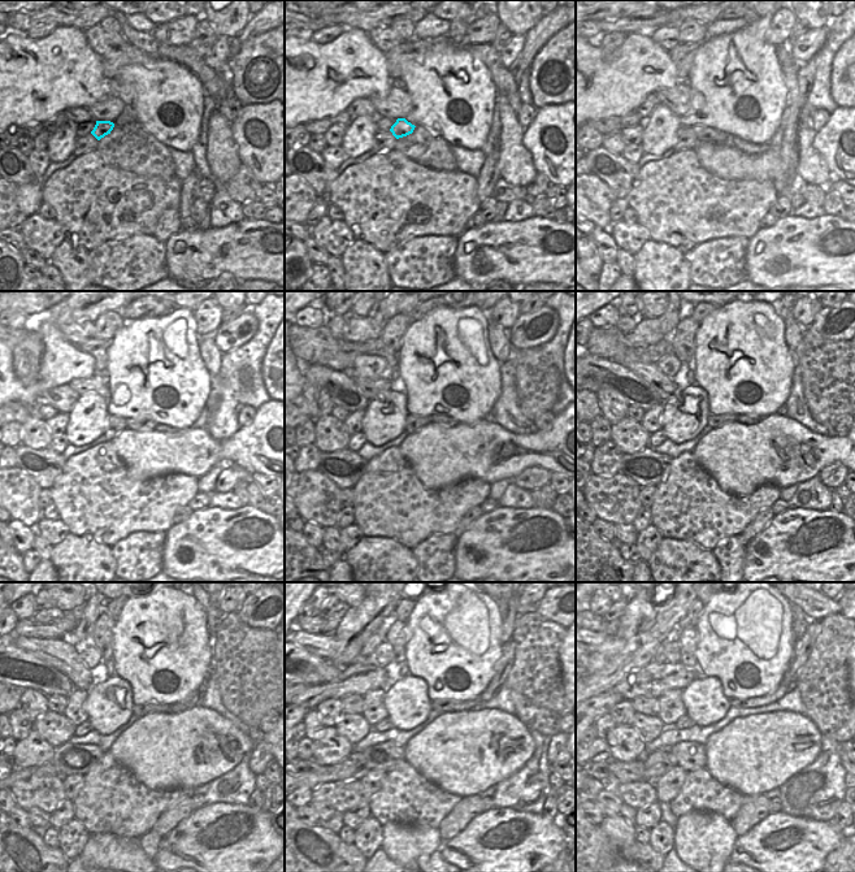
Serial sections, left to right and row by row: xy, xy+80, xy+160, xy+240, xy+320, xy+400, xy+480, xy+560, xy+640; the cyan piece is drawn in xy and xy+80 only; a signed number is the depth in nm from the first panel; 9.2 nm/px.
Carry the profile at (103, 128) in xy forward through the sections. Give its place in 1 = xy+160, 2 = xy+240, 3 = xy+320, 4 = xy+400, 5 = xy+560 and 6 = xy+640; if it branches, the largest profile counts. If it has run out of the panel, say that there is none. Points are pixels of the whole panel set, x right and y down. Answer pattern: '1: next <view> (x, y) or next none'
1: next xy+160 (704, 134)
2: next xy+240 (143, 425)
3: next xy+320 (435, 419)
4: next xy+400 (742, 419)
5: next xy+560 (504, 664)
6: next xy+640 (802, 647)

